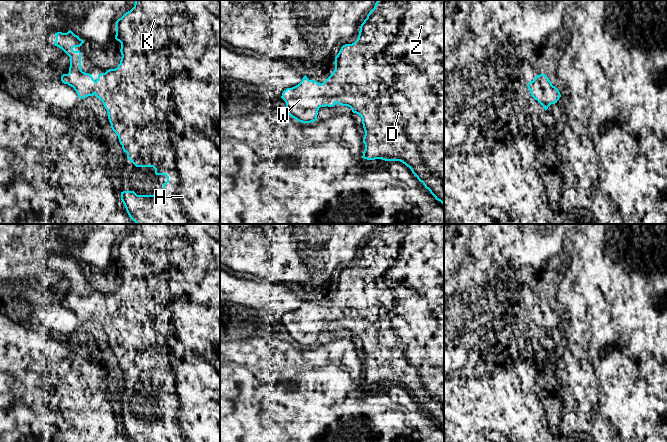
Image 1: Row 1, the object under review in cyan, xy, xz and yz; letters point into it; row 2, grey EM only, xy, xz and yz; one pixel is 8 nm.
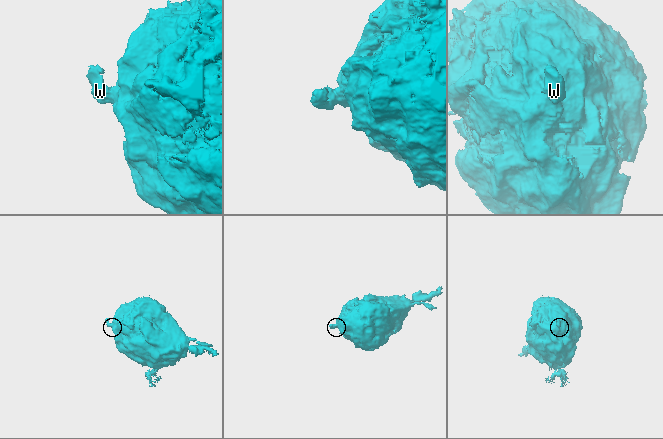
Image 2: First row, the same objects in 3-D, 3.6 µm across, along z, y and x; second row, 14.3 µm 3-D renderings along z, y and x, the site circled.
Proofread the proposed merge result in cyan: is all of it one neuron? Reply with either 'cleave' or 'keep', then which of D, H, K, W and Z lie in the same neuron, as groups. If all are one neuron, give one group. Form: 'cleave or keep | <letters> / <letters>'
keep | D H K W Z

